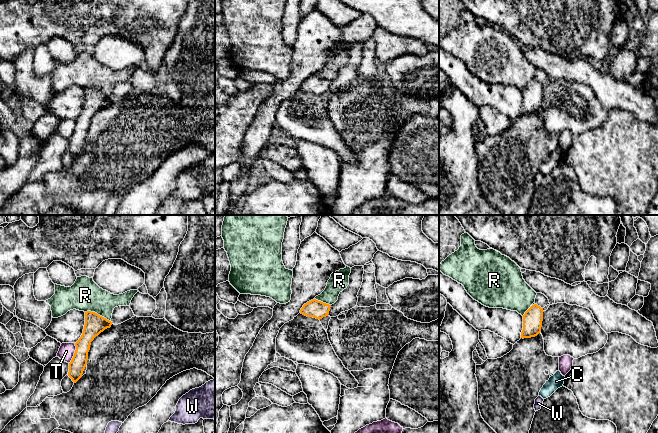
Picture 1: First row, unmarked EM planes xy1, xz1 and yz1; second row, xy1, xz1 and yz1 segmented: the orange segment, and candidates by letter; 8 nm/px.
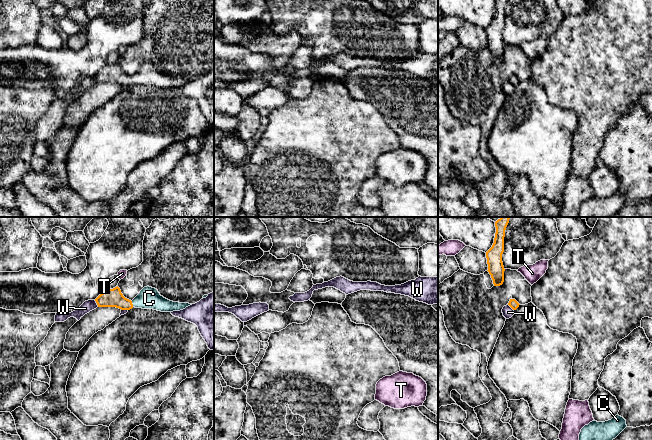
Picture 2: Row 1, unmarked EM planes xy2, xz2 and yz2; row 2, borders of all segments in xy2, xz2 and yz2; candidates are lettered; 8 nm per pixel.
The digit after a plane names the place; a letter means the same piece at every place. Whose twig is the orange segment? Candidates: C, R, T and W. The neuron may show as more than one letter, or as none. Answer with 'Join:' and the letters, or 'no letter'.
Join: C

